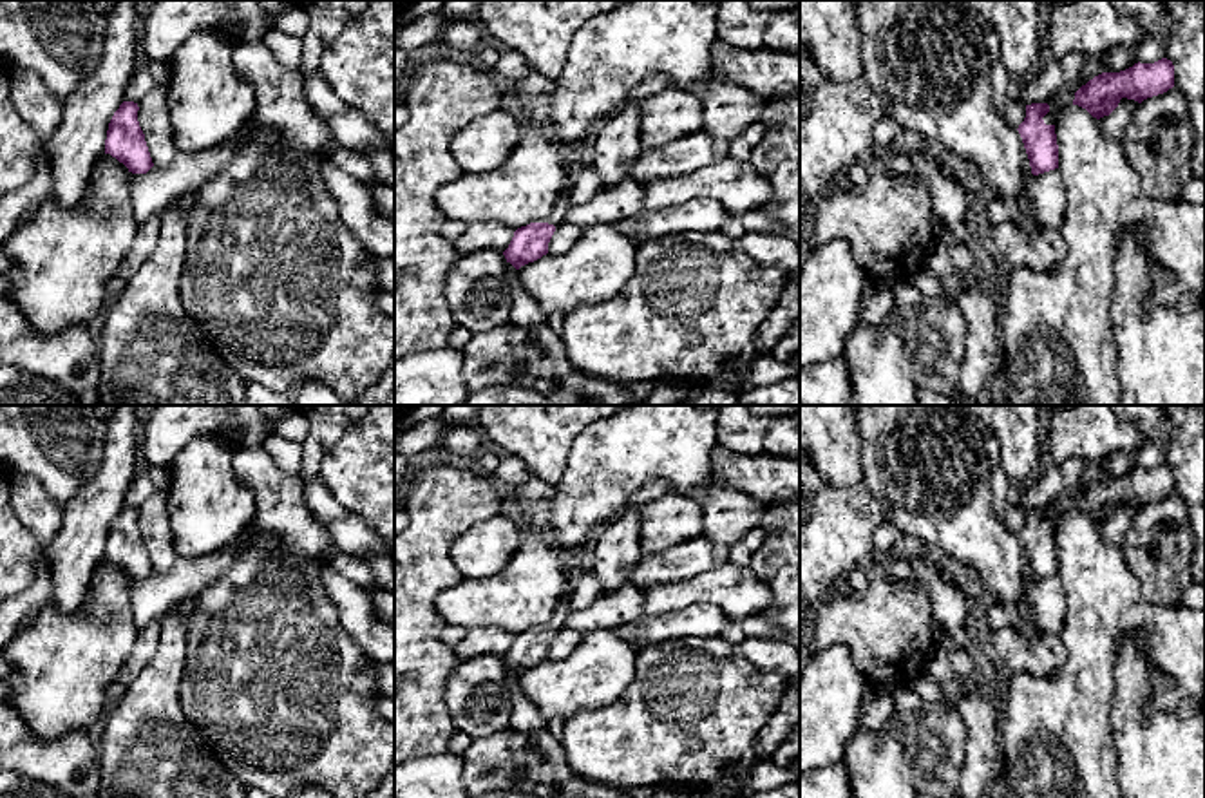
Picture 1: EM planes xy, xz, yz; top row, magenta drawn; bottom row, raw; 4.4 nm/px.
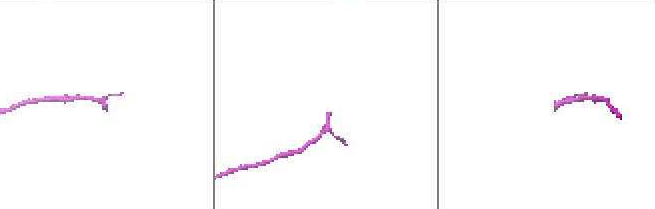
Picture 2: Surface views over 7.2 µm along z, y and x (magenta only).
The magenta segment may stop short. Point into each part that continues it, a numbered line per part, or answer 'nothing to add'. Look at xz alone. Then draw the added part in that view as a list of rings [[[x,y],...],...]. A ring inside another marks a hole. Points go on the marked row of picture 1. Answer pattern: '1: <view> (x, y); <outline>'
1: xz (559, 208); [[[563,192],[563,194],[557,197],[557,201],[554,203],[552,212],[550,212],[550,215],[545,219],[545,223],[554,224],[554,226],[565,223],[565,215],[566,215],[566,212],[568,212],[568,208],[570,208],[570,195],[568,195],[568,192]]]

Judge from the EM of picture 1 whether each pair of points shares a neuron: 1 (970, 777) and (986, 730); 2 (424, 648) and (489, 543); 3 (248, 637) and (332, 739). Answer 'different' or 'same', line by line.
1: same
2: different
3: same

